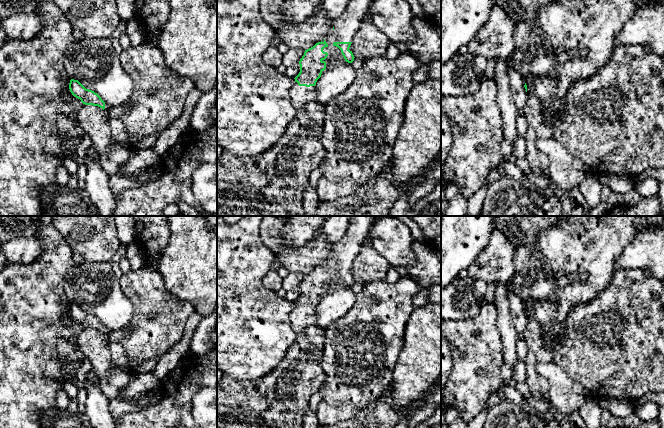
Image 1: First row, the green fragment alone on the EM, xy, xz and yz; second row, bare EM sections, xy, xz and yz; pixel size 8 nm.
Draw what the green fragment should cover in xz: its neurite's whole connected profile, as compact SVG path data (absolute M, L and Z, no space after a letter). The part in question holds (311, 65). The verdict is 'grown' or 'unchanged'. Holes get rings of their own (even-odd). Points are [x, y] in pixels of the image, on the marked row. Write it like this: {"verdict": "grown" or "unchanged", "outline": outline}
{"verdict": "grown", "outline": "M349 0L346 10L334 20L333 23L333 31L331 34L321 42L316 43L313 47L305 50L304 55L299 61L300 65L300 72L294 78L295 84L290 89L290 98L292 105L295 109L296 115L293 120L289 123L284 135L264 154L260 156L254 157L237 157L233 156L231 153L224 151L218 158L217 158L217 216L305 216L303 210L303 199L304 199L304 189L309 184L309 177L313 170L318 168L323 161L326 150L321 142L321 137L323 134L323 123L325 118L325 110L326 105L320 104L315 97L315 85L317 80L321 77L322 72L329 68L328 61L334 58L337 54L341 53L346 62L352 63L354 61L354 55L352 51L349 50L354 35L358 31L362 18L366 15L369 5L372 0Z"}

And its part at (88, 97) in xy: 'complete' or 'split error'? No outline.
complete

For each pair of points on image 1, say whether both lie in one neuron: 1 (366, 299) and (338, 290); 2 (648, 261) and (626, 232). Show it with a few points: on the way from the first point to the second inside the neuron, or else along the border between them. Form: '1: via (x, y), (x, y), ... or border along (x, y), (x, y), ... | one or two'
1: border along (357, 296), (354, 304), (343, 316) | two
2: border along (640, 232), (617, 258) | two

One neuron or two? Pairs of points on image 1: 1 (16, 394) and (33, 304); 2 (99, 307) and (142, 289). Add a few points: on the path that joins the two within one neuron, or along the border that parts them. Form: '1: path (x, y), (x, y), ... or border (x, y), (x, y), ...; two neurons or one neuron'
1: path (16, 372), (17, 326); one neuron
2: border (118, 278), (121, 291), (132, 305), (131, 319); two neurons

